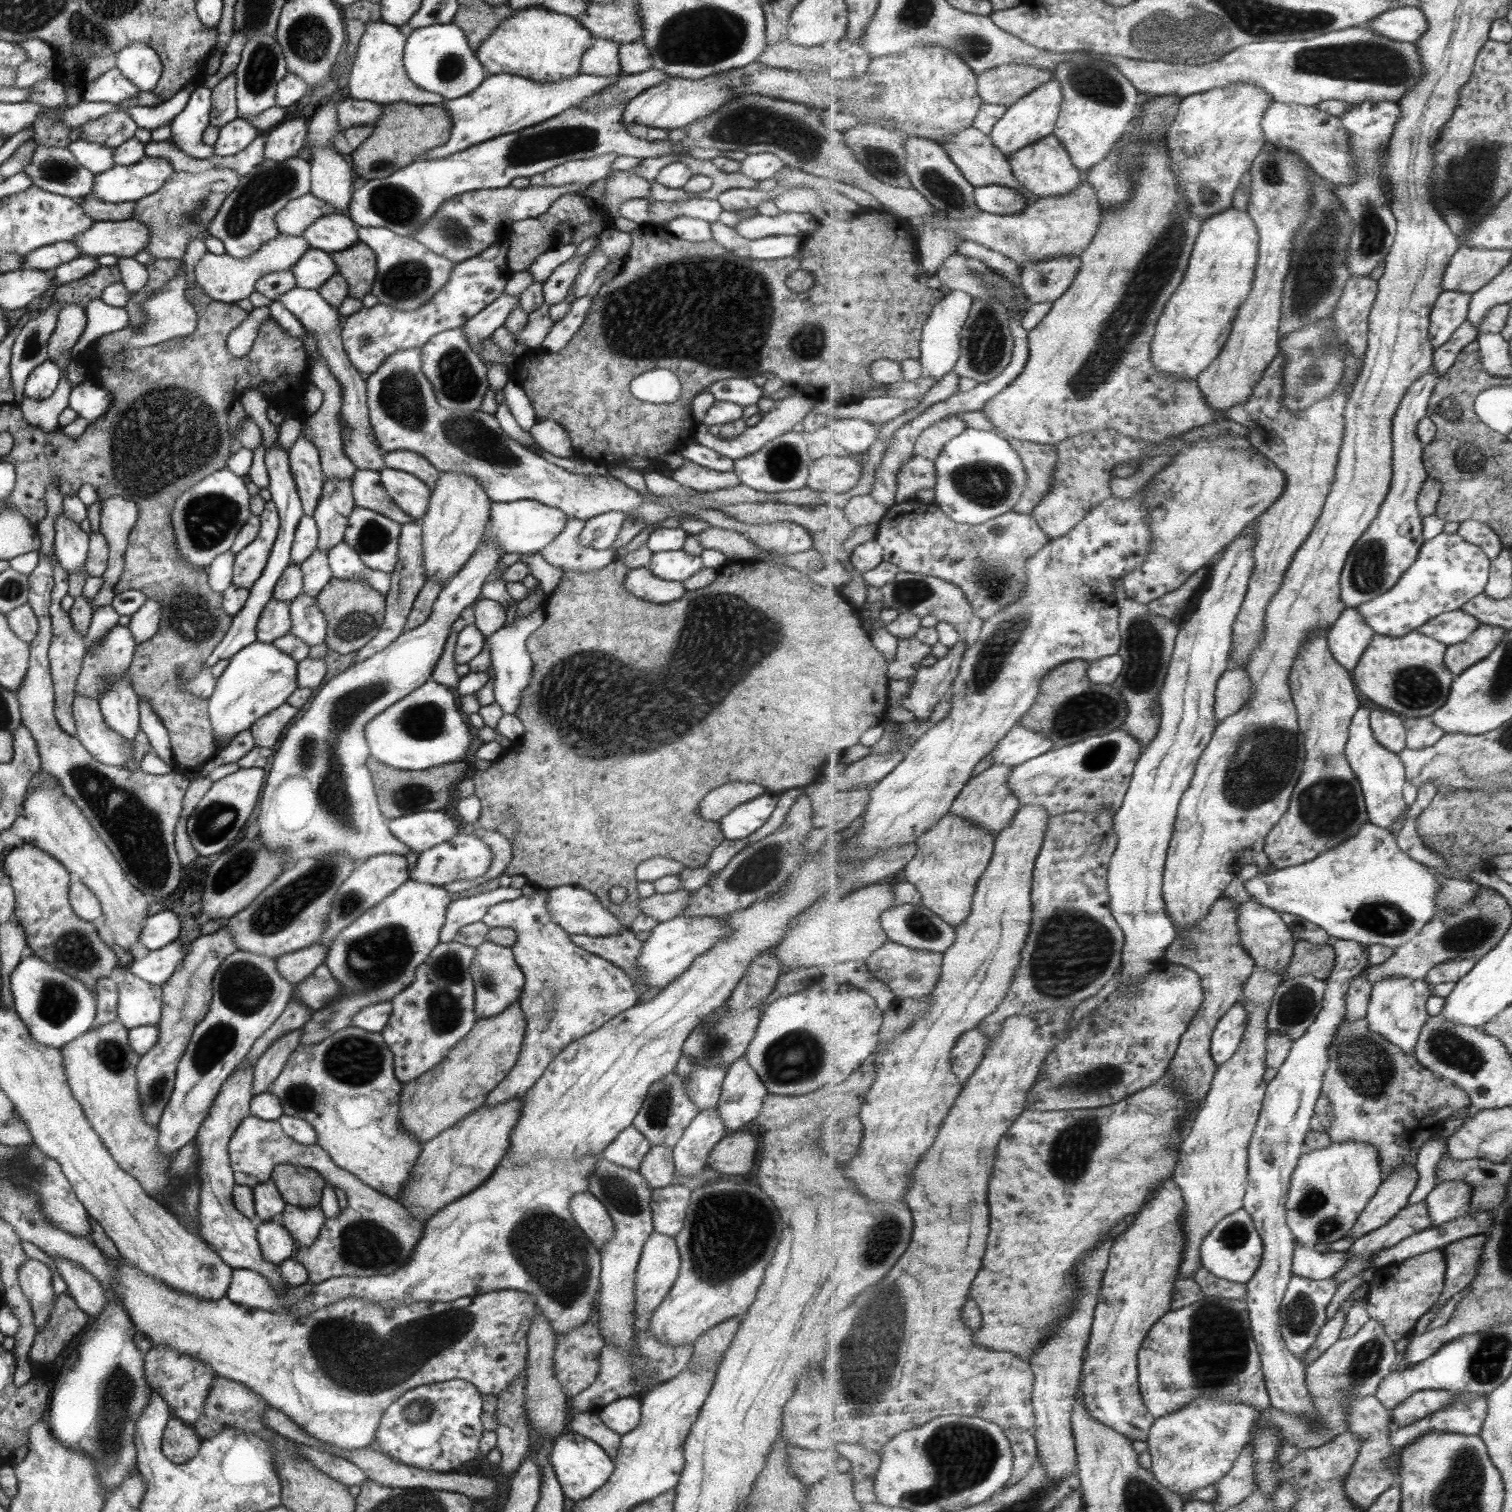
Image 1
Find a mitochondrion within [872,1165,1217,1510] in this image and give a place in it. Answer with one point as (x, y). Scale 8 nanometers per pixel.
(961, 1455)

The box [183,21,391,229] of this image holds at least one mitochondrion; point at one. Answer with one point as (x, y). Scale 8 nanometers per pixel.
(261, 69)

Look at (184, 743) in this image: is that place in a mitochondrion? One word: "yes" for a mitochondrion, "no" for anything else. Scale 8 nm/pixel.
no

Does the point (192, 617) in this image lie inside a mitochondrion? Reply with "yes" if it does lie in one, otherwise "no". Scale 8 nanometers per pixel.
yes

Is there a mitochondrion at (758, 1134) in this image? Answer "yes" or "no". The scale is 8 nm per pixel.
no

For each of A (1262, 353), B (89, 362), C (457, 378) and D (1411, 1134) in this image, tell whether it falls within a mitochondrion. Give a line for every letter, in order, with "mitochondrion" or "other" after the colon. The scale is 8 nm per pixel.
A: other
B: other
C: mitochondrion
D: other

